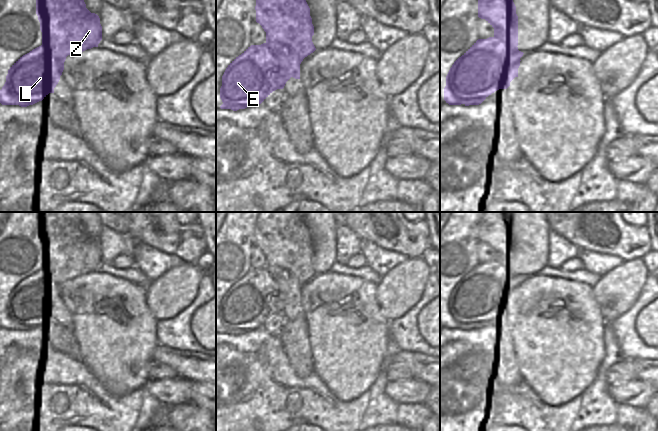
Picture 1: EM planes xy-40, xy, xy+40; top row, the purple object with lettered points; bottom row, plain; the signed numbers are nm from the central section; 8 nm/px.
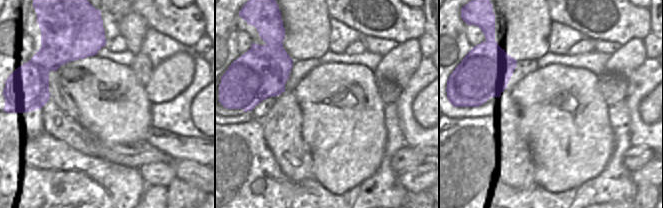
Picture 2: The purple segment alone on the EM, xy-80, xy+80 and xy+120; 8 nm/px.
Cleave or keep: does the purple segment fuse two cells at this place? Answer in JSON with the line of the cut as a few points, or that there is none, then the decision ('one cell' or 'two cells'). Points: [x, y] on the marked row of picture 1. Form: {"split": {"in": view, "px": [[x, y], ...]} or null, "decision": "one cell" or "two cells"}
{"split": {"in": "xy", "px": [[266, 42], [302, 60]]}, "decision": "two cells"}

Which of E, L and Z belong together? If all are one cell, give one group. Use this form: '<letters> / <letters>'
E L / Z

